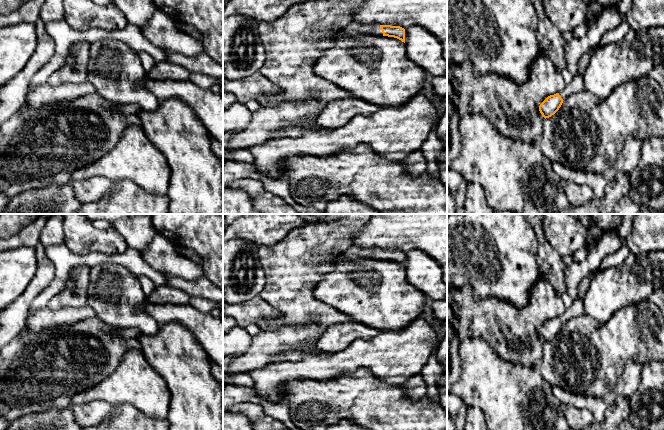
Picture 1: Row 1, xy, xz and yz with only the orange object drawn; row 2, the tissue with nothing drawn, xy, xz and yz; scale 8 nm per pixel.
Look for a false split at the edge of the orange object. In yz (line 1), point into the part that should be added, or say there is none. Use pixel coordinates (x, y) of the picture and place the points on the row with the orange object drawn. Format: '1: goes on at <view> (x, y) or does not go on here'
1: goes on at yz (576, 84)

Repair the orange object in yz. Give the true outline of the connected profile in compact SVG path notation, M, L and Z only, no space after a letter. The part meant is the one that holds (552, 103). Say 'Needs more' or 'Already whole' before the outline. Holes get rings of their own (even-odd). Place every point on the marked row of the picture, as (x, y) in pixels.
Needs more. M576 75L566 84L565 88L554 95L548 96L539 106L539 111L546 119L554 115L564 100L572 94L585 90L584 75Z

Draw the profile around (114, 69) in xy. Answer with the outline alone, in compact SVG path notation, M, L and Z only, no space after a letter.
M106 38L90 44L85 80L109 102L136 104L144 111L157 110L158 99L140 85L146 75L138 52L127 44Z

